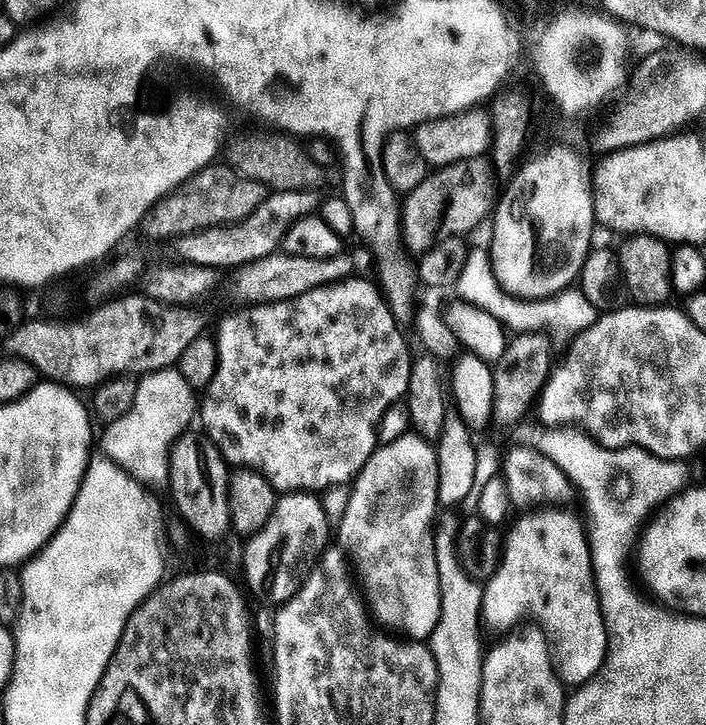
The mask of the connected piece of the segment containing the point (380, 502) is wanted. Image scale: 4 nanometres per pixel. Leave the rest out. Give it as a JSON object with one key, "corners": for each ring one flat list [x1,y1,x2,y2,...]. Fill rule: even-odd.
{"corners":[[420,434,413,435,400,436,393,444,385,443,377,447,376,453,368,459,367,466,354,481,344,521,338,524,338,540,340,536,339,543,358,569,371,615,385,629,403,634,413,641,424,642,434,634,444,605,434,531,438,509,441,507,440,454,439,451,432,450,428,456,428,444,424,441,427,439]]}

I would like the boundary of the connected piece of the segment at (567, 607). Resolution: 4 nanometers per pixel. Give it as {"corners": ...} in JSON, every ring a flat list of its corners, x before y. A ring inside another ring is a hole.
{"corners":[[548,506,548,507,550,507,550,508,546,509,545,512,534,512,536,510,525,511,523,513,523,515,521,515,524,517,522,517,521,520,518,521,516,525,514,525,515,523,513,523,511,525,511,528,513,527,512,533,510,533,509,536,506,536,506,539,503,541,503,544,502,544,502,559,500,561,500,568,498,569,498,571,496,571,496,576,492,580,487,581,487,584,486,584,483,621,487,625,488,625,488,623,490,623,490,624,512,624,513,623,512,625,515,625,517,622,520,622,520,621,515,622,515,620,520,620,523,618,523,616,530,615,532,612,532,608,544,620,564,620,564,632,565,632,564,648,565,648,565,652,564,652,564,668,563,668,563,664,562,664,562,679,563,679,565,685,573,686,572,684,576,684,575,686,583,686,583,685,587,684,589,680,596,679,596,677,599,676,600,673,604,671,604,667,610,659,610,628,609,628,609,625,605,623,603,606,600,605,600,592,596,589,596,570,592,566,592,545,590,543,590,532,589,532,589,529,586,527,585,521,583,524,583,522,580,521,579,518,576,517,574,513,563,512,562,509,556,508,556,507,560,507,560,506]]}

